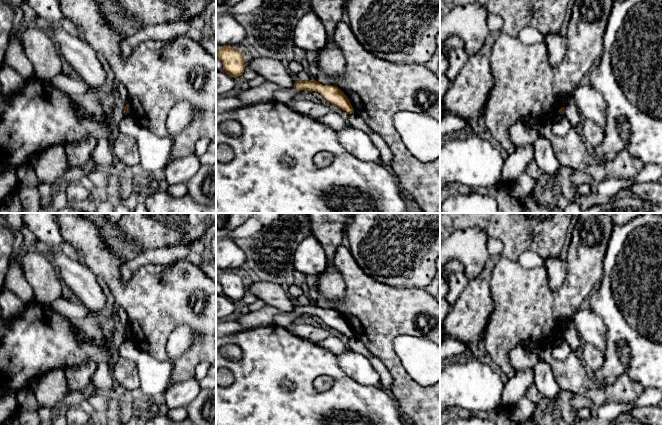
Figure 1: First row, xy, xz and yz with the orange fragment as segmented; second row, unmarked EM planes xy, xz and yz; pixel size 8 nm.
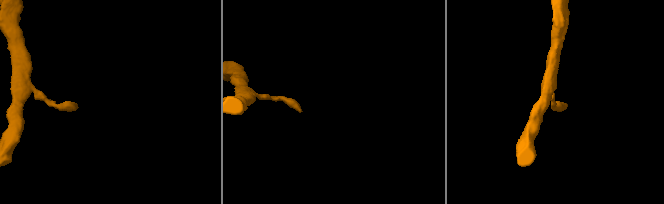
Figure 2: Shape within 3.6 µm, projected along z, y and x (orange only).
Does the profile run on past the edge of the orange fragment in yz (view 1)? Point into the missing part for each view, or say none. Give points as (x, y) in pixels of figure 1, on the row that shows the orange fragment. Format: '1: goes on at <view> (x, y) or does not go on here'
1: does not go on here

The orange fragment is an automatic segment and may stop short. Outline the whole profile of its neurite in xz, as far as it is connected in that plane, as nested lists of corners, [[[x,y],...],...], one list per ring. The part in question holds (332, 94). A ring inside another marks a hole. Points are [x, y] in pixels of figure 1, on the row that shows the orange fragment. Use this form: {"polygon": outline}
{"polygon": [[[314,79],[310,81],[295,81],[294,88],[300,90],[310,90],[320,93],[329,103],[346,111],[349,115],[354,113],[354,109],[347,96],[338,87],[333,85],[323,85]]]}

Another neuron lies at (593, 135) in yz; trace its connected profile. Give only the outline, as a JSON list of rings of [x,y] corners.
[[[584,118],[579,130],[588,146],[595,147],[602,144],[604,131],[594,122]]]

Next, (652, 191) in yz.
[[[662,180],[632,184],[625,194],[637,196],[653,204],[662,204]]]

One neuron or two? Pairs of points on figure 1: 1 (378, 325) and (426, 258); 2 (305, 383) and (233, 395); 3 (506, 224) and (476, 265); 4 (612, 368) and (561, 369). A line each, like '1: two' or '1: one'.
1: two
2: one
3: two
4: two

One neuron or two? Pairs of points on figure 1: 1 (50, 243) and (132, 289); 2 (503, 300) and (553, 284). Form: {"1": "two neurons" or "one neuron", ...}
{"1": "two neurons", "2": "two neurons"}

